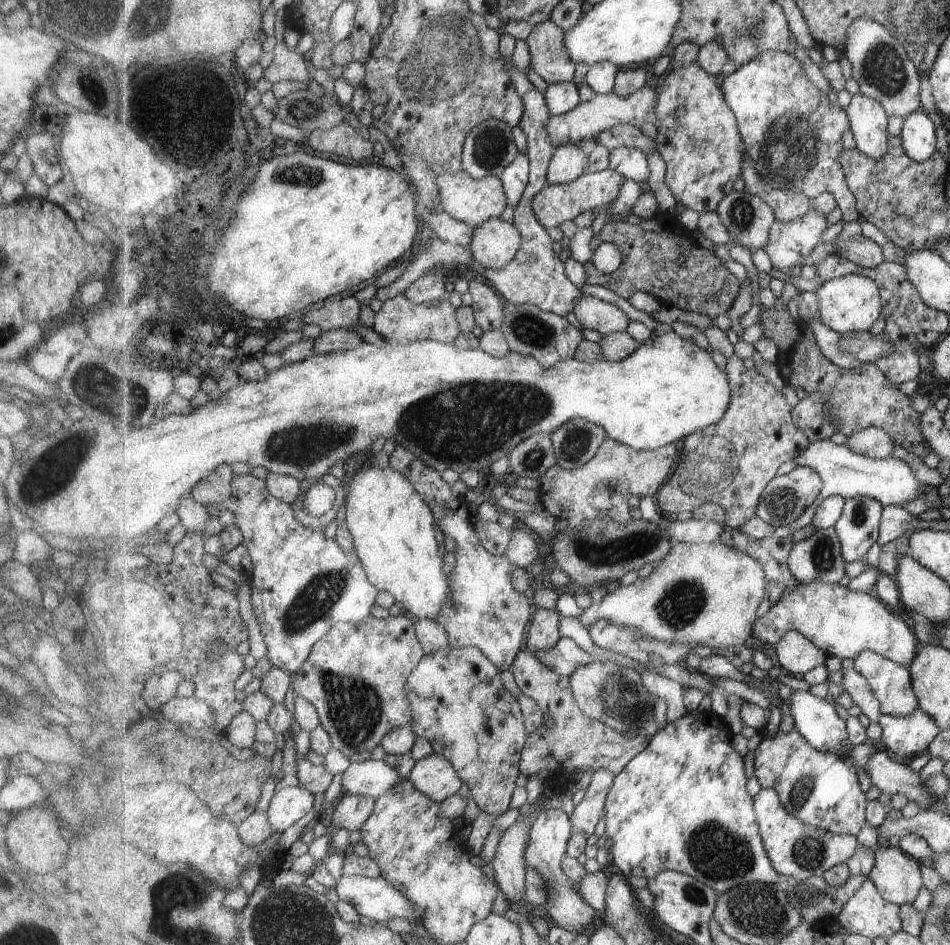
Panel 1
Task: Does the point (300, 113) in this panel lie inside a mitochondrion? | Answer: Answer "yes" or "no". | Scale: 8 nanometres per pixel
yes

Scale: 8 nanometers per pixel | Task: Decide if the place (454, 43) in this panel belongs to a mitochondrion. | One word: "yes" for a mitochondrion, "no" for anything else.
yes

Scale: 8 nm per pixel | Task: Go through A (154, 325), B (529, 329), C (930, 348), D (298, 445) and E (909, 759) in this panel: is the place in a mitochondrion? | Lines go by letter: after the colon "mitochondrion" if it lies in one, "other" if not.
A: other
B: mitochondrion
C: other
D: mitochondrion
E: other

